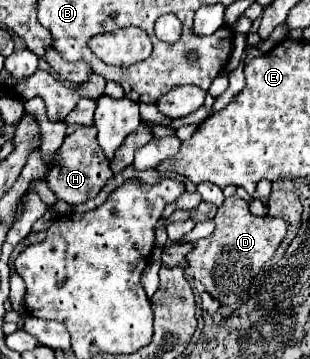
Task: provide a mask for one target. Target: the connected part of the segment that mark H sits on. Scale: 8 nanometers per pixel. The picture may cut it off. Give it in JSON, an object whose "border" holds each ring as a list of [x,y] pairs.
{"border":[[[79,126],[75,132],[65,136],[61,148],[55,152],[55,164],[47,176],[47,184],[59,200],[67,204],[83,204],[89,198],[95,198],[111,176],[109,160],[97,144],[95,126]]]}

